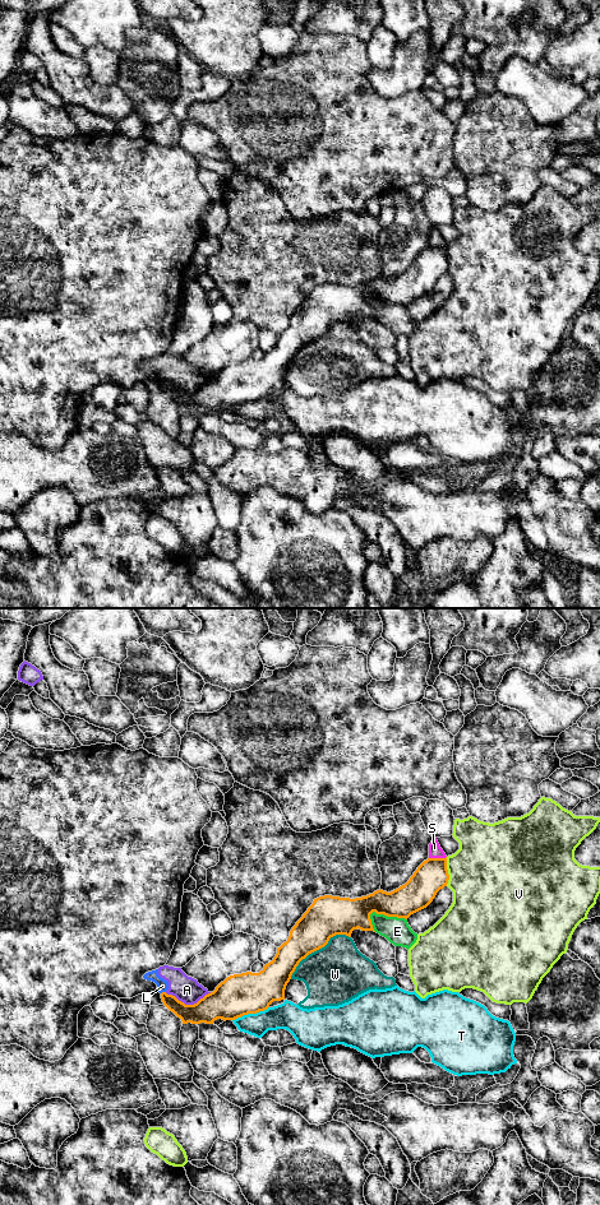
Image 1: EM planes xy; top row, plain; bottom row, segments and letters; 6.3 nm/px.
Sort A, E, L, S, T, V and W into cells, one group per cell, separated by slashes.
A L / E / S / T / V / W

